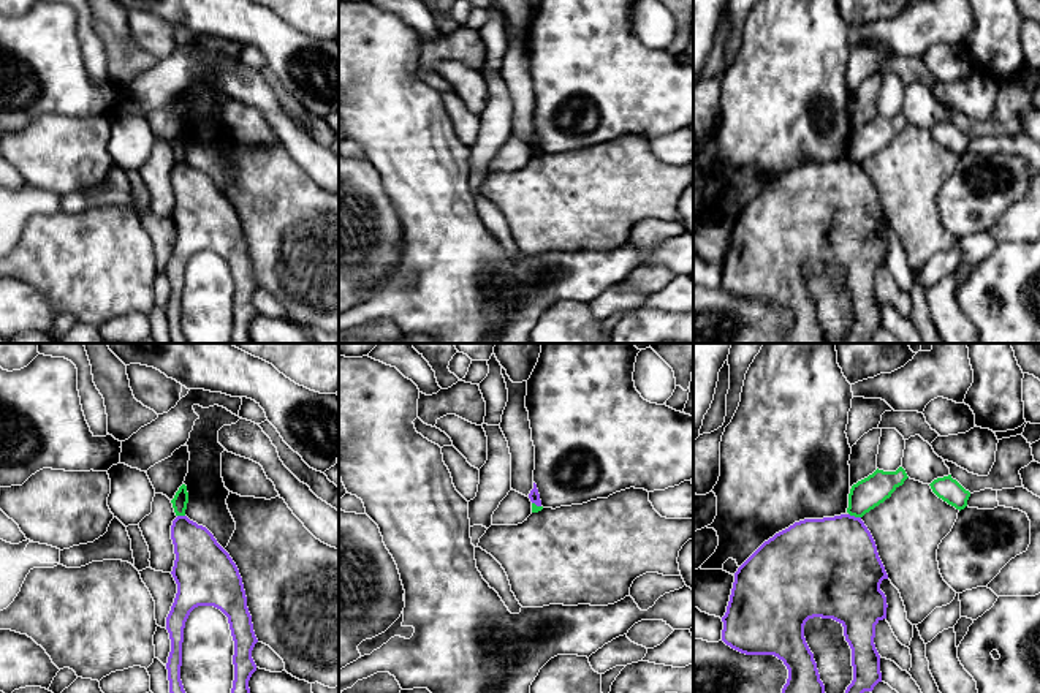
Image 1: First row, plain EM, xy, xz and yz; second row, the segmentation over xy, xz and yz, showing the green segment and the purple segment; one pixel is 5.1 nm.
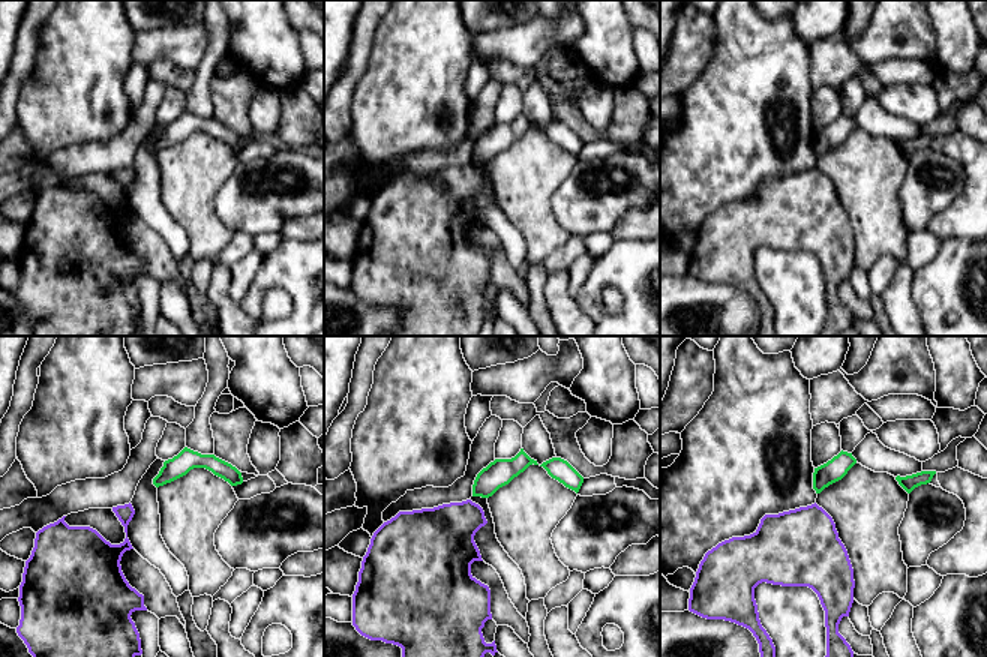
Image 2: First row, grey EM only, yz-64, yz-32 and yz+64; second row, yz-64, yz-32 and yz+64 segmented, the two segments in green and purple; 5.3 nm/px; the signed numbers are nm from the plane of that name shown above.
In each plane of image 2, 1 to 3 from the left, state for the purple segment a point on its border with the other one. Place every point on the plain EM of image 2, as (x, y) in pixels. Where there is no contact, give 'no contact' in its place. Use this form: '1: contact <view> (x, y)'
1: no contact
2: no contact
3: no contact

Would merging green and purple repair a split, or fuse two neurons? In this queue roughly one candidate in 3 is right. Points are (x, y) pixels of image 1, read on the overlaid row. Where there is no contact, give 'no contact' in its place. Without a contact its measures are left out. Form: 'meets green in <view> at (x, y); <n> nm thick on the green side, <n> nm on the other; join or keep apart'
meets green in yz at (855, 516); 160 nm thick on the green side, 440 nm on the other; keep apart

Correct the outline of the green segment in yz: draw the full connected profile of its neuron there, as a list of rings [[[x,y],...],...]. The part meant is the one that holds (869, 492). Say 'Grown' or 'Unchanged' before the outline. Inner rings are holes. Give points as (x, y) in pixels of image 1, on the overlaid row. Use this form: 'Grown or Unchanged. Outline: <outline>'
Unchanged. Outline: [[[902,467],[896,471],[883,471],[877,468],[872,475],[852,486],[847,513],[855,517],[863,517],[890,498],[907,478],[909,476]]]

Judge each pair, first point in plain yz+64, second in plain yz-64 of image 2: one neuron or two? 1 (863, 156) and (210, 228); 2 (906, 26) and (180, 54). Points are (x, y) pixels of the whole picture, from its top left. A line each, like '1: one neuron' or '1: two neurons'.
1: one neuron
2: one neuron

